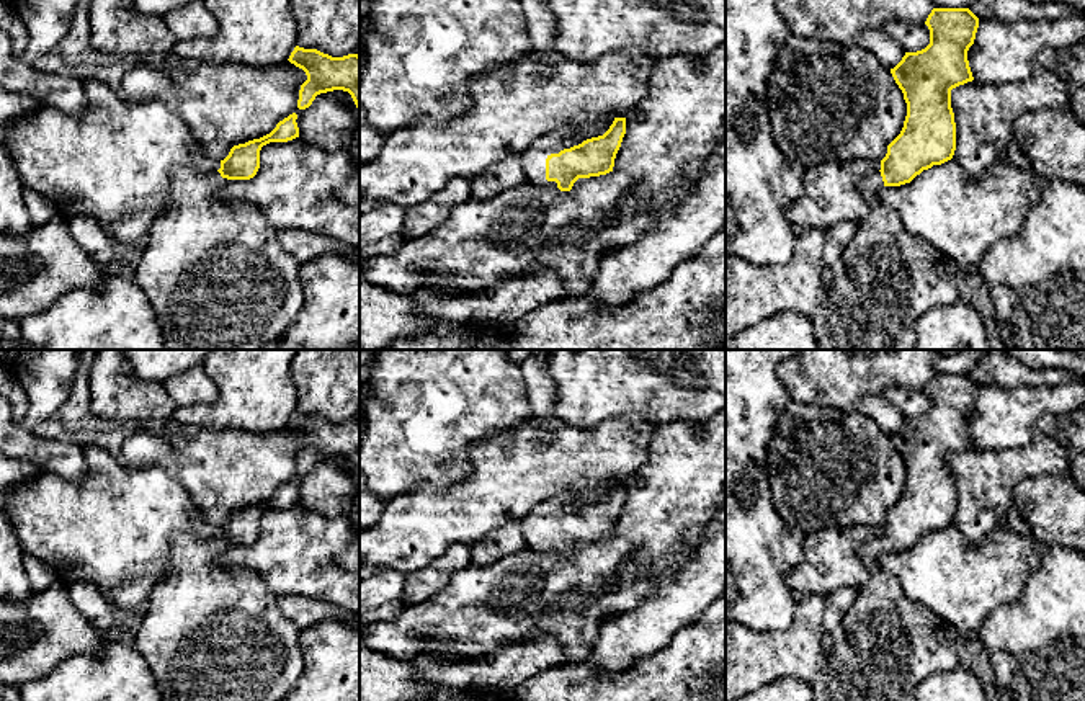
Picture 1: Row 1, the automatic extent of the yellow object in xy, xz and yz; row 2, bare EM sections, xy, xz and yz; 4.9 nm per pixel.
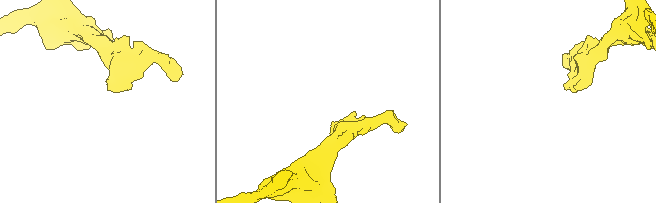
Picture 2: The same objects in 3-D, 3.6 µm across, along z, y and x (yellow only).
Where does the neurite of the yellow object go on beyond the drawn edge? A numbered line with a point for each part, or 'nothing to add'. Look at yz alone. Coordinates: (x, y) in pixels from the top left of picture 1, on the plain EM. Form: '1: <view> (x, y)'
1: yz (888, 644)

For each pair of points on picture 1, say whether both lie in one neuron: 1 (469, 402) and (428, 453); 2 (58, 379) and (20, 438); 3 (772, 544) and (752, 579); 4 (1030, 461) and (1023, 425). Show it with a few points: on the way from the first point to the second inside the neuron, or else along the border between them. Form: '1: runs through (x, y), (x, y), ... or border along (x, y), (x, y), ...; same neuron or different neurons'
1: runs through (456, 415), (432, 440); same neuron
2: border along (20, 425), (33, 432); different neurons
3: runs through (763, 553), (759, 558), (759, 571); same neuron
4: border along (1040, 432), (1022, 448), (989, 450); different neurons

